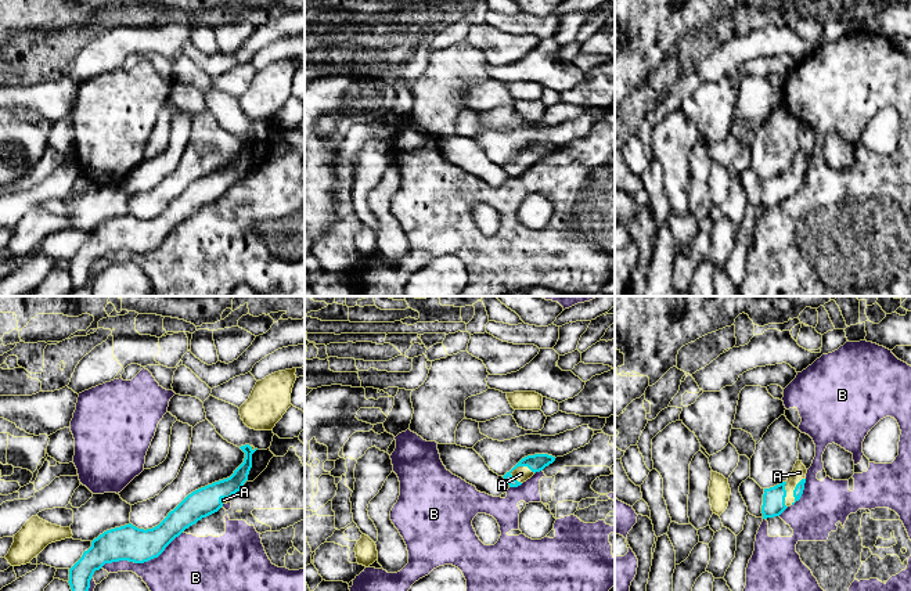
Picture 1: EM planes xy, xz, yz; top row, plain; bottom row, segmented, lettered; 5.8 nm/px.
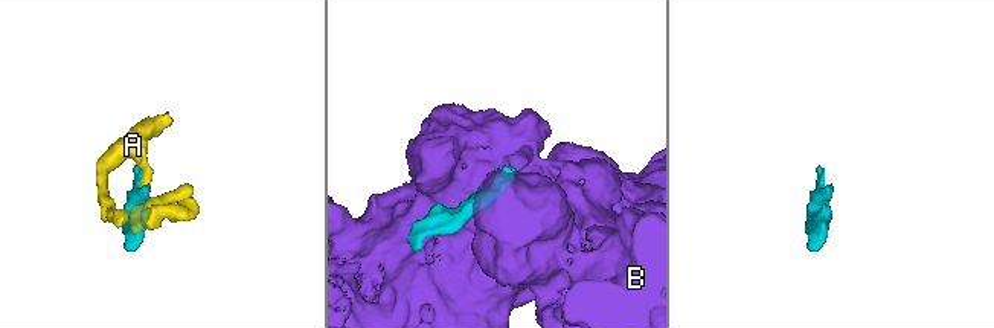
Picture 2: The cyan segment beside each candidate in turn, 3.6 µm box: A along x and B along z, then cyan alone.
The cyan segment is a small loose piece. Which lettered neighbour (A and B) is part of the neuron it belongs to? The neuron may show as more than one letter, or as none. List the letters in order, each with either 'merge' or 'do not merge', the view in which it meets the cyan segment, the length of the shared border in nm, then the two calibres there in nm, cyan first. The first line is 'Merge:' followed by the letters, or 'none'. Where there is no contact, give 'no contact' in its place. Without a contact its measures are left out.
Merge: A
A: merge; meets cyan in xz; contact 150 nm long; 100 nm thick on the cyan side, 90 nm on the other
B: do not merge; meets cyan in xy; contact 500 nm long; 200 nm thick on the cyan side, 360 nm on the other

